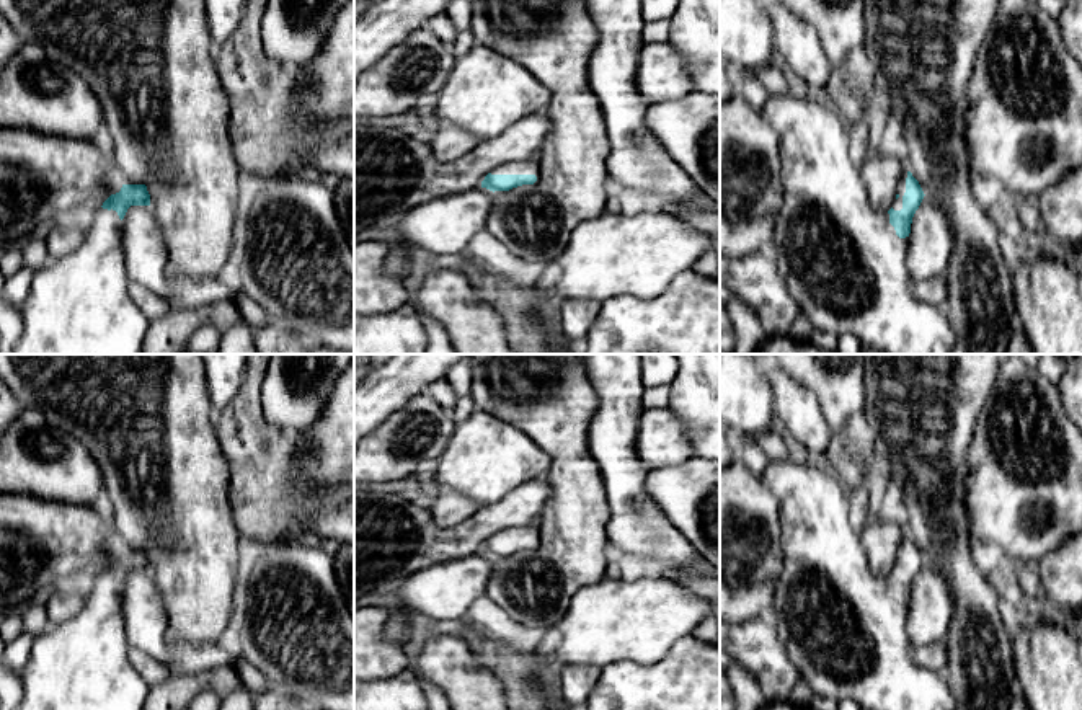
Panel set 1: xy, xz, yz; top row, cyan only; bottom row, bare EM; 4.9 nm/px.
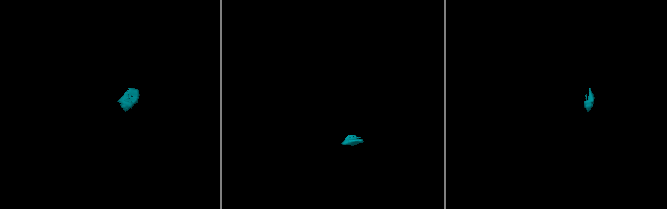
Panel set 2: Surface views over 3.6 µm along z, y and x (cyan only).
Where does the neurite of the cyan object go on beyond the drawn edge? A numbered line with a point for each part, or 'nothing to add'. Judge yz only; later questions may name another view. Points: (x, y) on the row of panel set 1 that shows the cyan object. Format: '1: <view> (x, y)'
1: yz (898, 204)
2: yz (844, 265)

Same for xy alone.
1: xy (79, 304)

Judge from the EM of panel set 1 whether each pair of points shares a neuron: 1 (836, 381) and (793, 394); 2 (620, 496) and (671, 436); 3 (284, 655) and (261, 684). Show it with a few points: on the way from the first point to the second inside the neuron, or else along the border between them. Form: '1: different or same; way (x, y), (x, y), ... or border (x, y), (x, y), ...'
1: different; border (784, 371), (815, 394), (820, 412), (828, 423)
2: different; border (637, 426), (637, 456), (651, 469)
3: different; border (242, 655), (271, 686)

